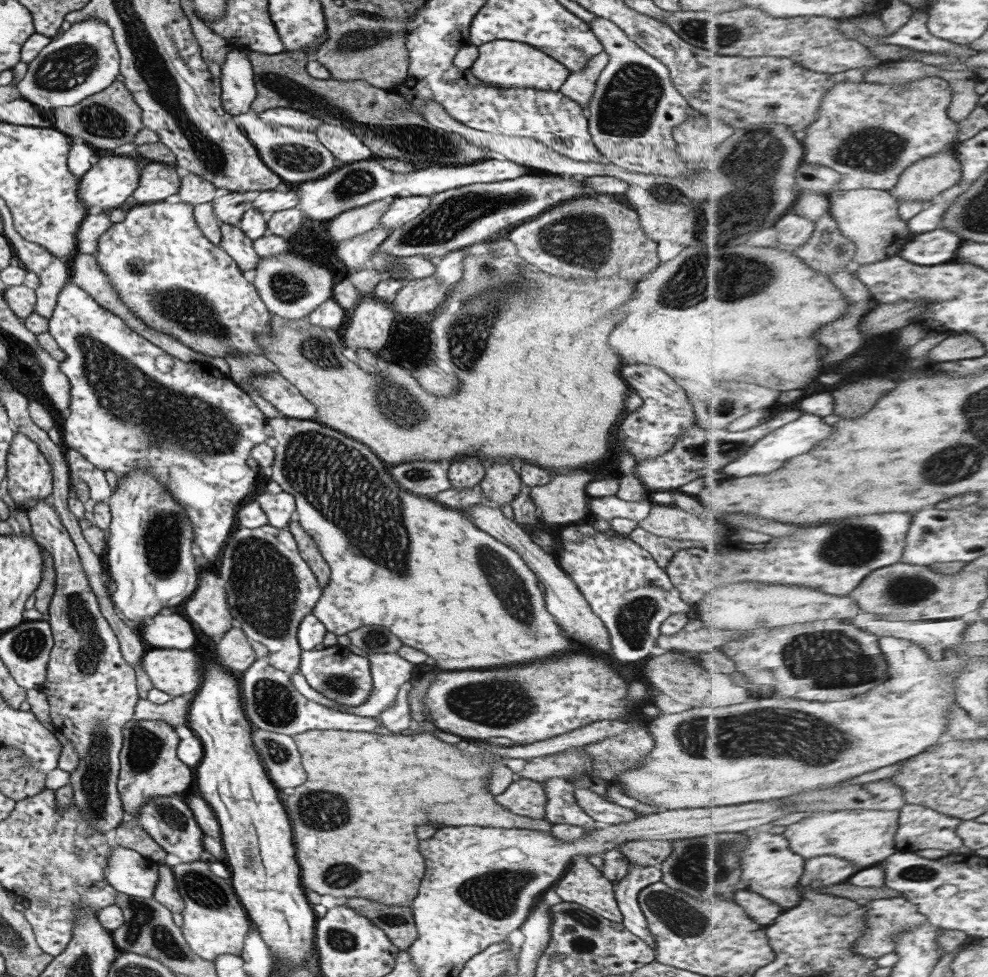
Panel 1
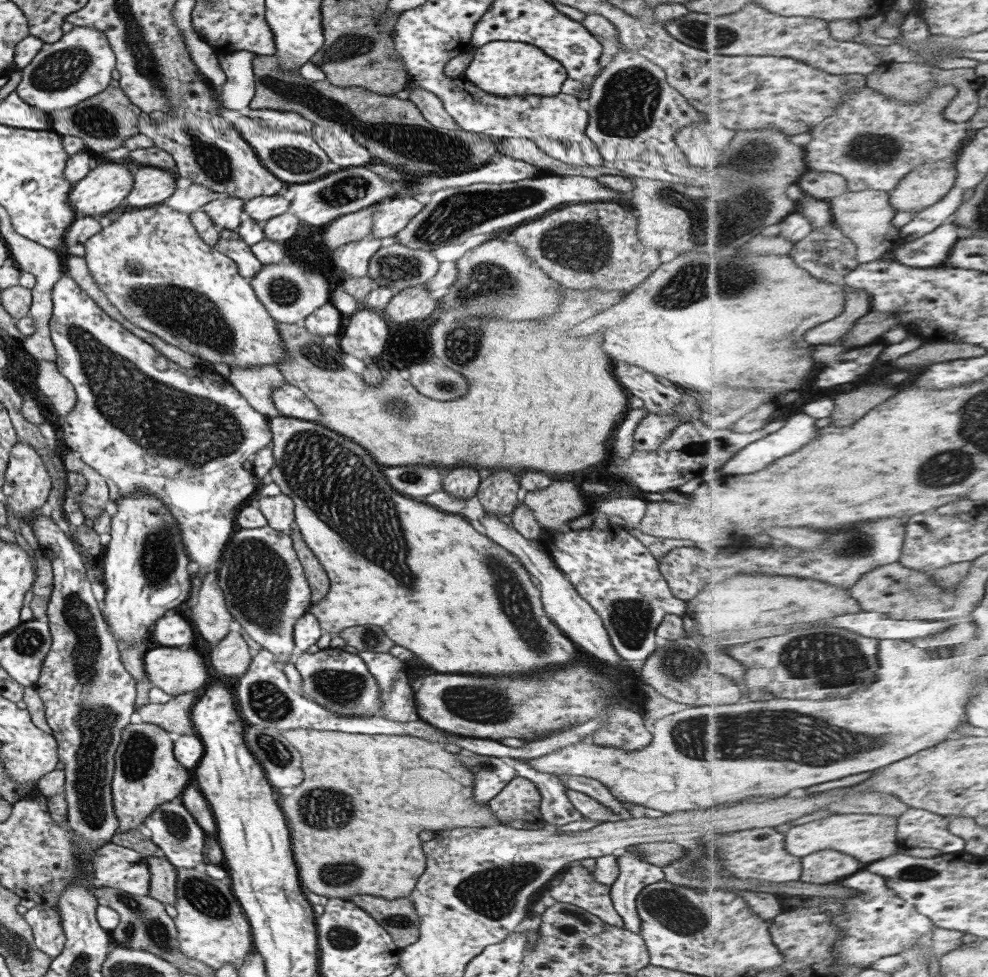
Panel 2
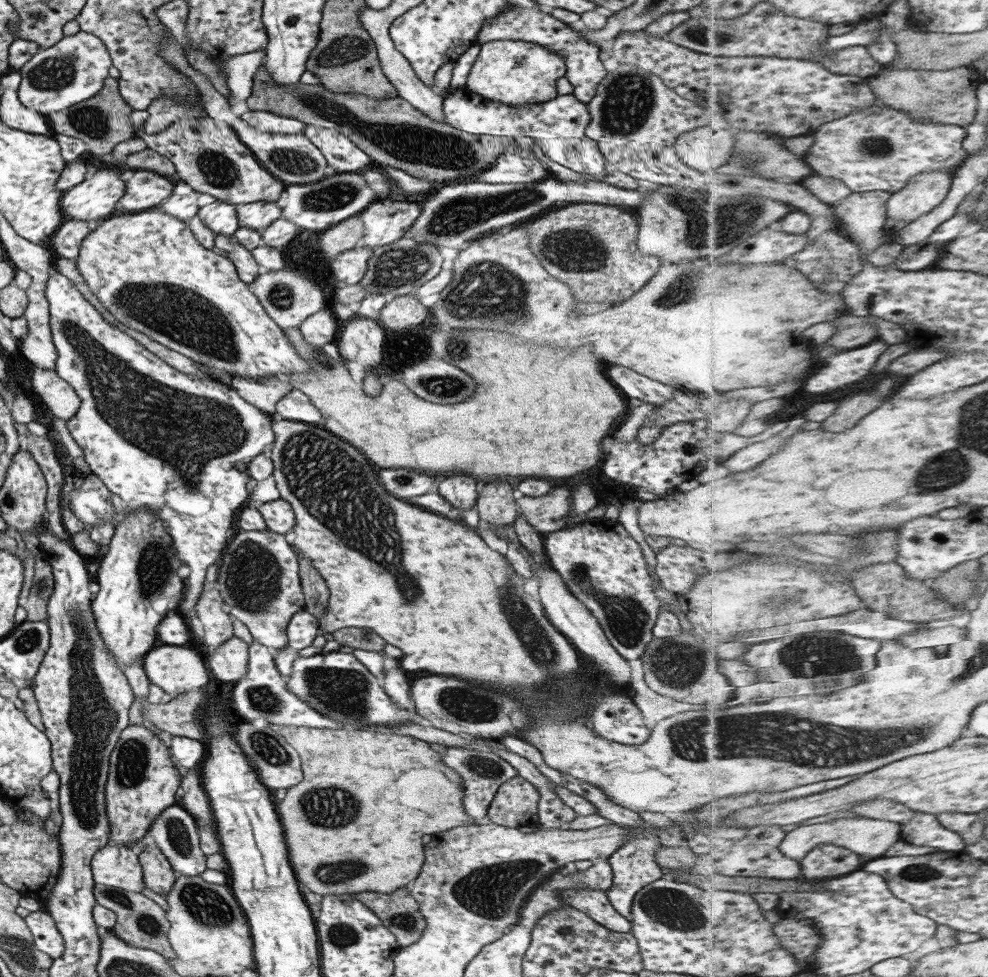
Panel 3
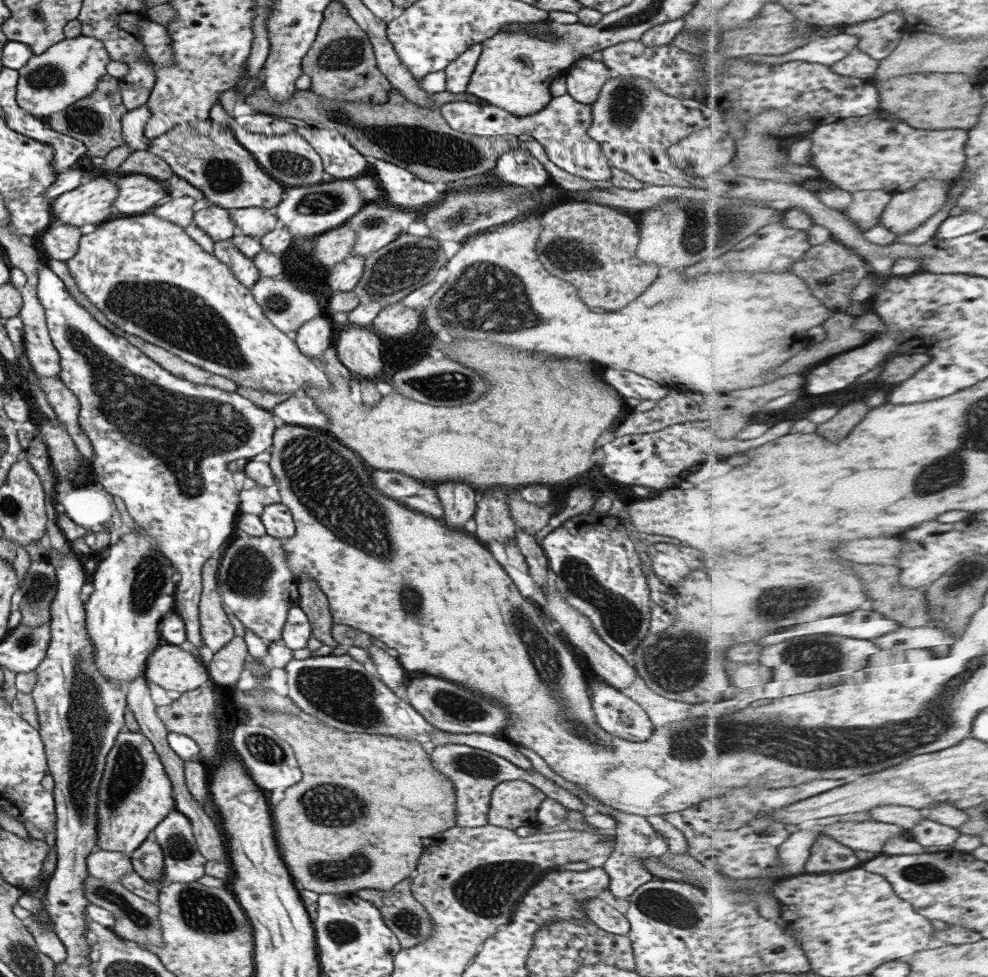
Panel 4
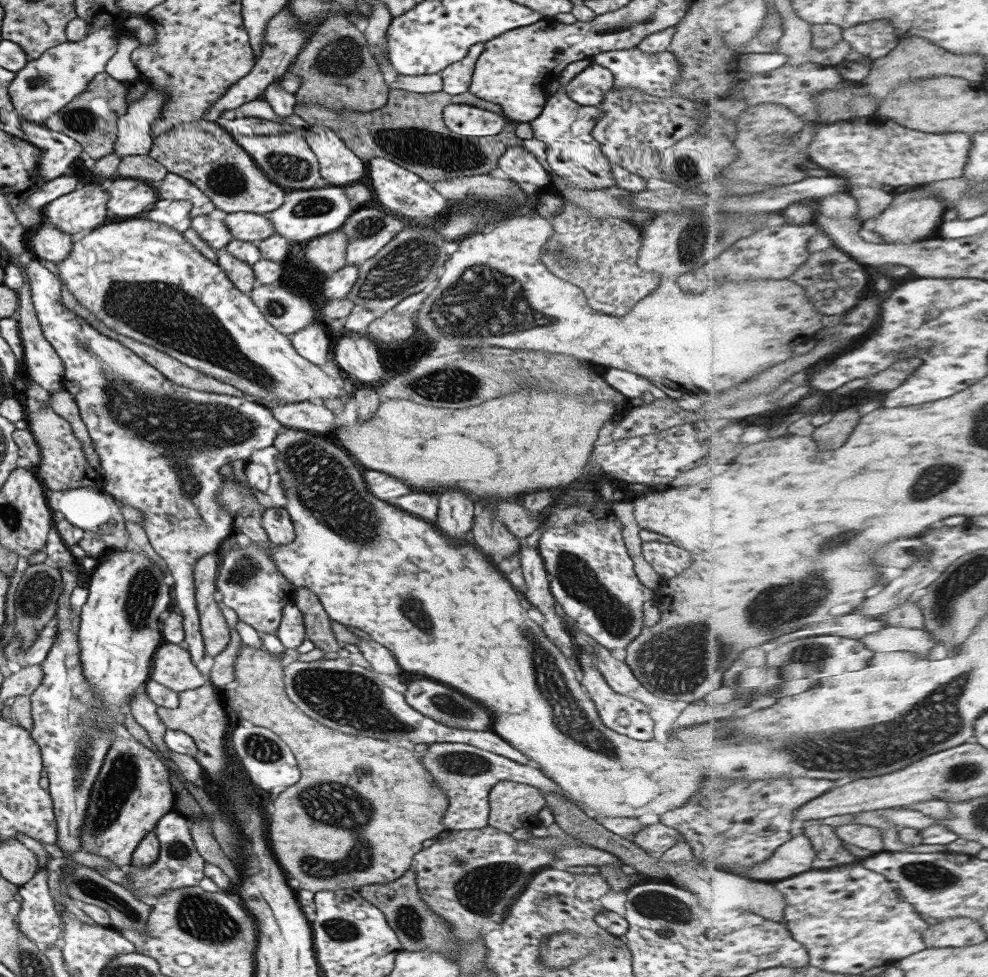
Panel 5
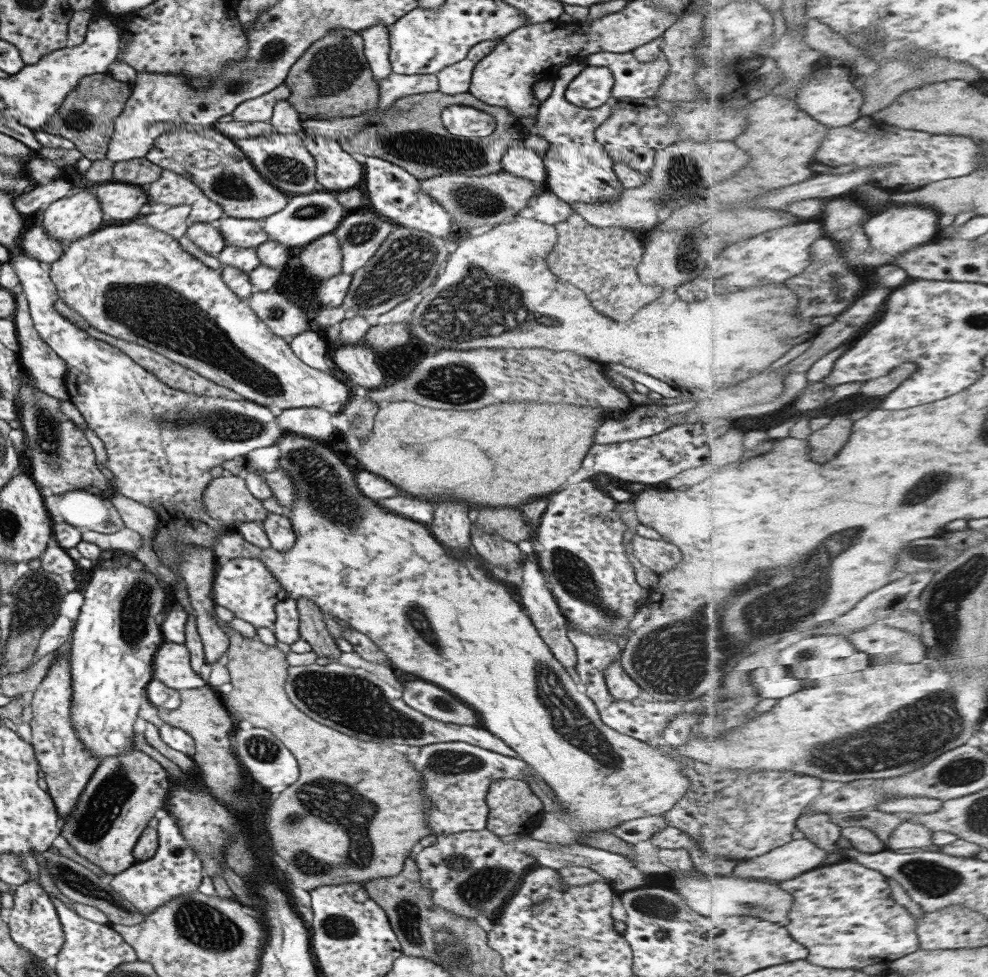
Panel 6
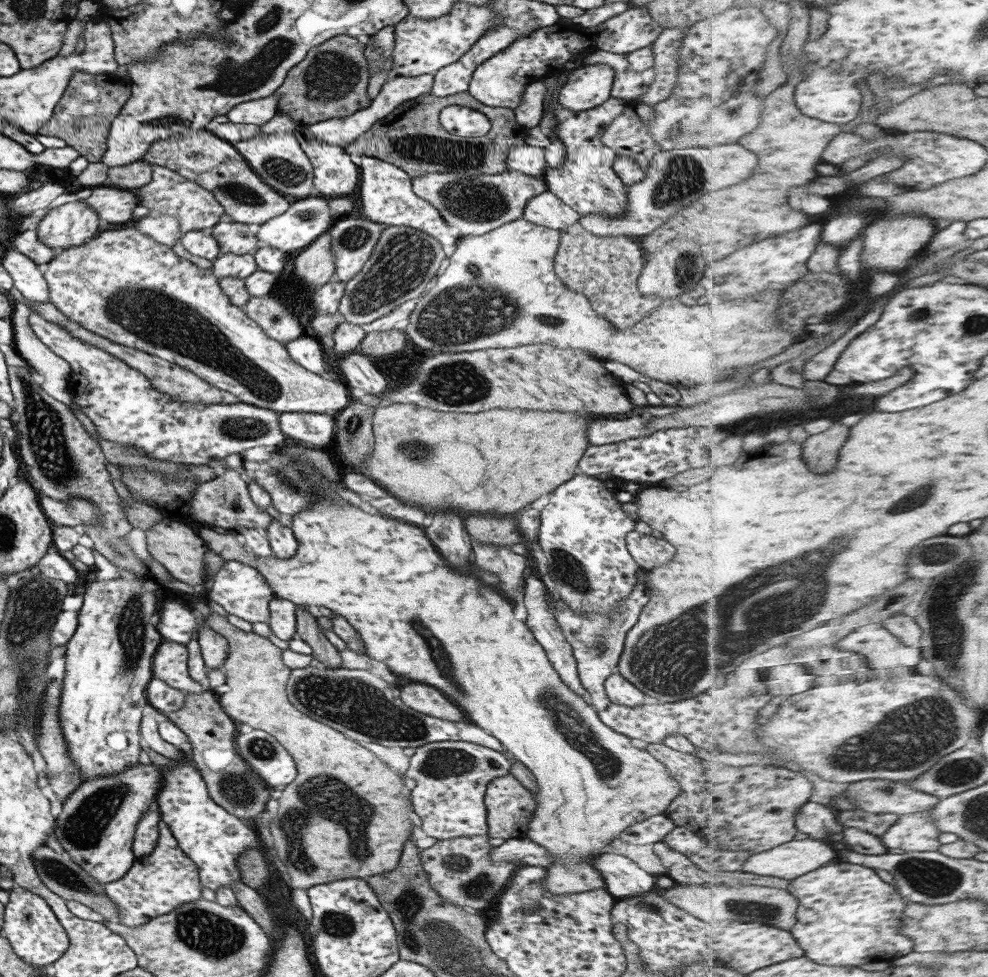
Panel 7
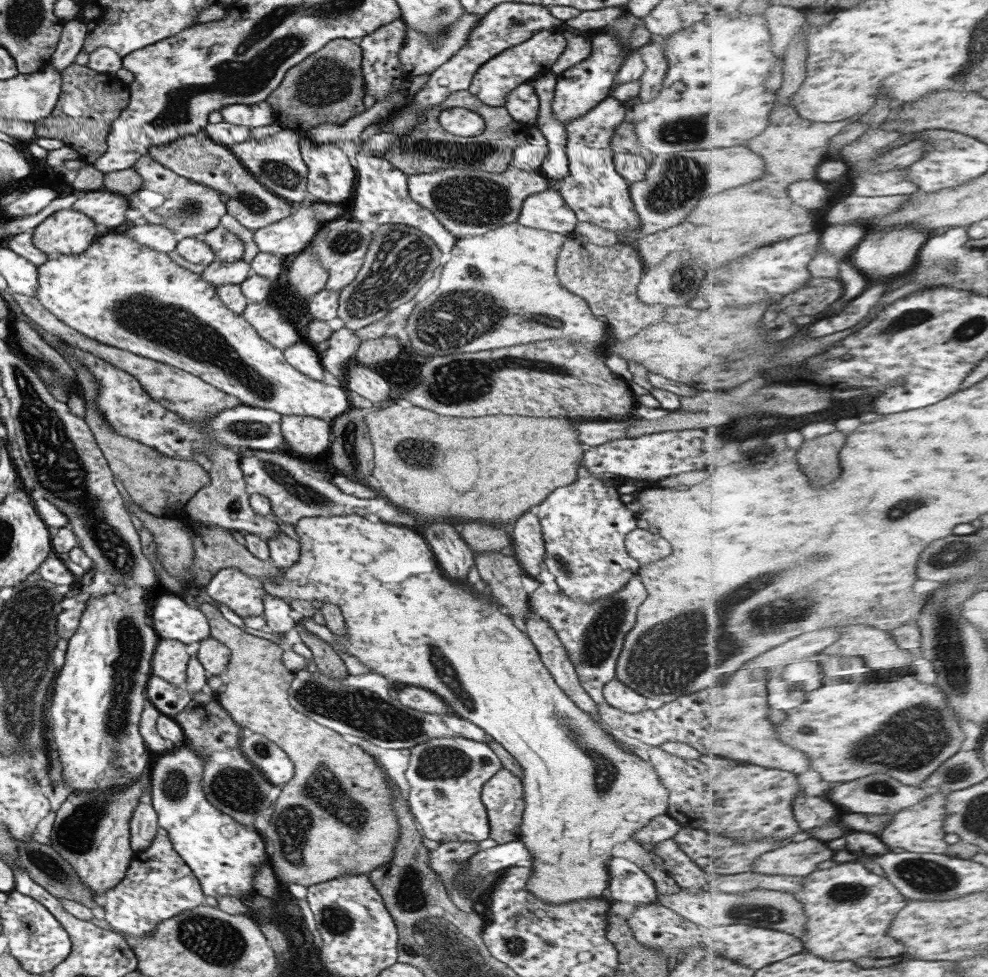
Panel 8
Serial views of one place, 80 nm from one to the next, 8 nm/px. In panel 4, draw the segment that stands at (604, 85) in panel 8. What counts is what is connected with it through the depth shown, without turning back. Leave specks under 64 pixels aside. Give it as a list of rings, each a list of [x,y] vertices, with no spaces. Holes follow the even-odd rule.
[[[583,55],[566,70],[566,93],[581,104],[590,105],[597,97],[603,83],[613,76],[601,61]]]

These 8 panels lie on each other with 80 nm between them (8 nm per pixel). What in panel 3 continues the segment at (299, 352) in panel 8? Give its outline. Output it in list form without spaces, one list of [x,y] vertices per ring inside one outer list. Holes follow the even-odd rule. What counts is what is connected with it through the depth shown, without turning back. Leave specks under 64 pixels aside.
[[[326,304],[311,316],[308,316],[298,326],[298,329],[312,348],[319,348],[335,338],[337,319],[334,317],[329,304]]]

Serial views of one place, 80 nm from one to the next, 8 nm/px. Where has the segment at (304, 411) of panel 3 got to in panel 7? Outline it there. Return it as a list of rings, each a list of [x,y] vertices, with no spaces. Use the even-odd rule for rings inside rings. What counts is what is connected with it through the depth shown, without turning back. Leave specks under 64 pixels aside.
[[[316,412],[281,413],[278,417],[283,436],[306,447],[320,449],[333,442],[335,416]]]

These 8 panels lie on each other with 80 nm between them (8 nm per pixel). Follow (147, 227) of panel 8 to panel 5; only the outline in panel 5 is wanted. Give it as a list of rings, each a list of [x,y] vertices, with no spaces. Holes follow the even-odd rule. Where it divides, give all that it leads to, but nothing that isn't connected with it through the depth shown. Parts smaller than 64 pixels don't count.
[[[173,200],[165,208],[149,208],[143,213],[139,213],[135,218],[143,218],[143,220],[151,220],[151,222],[157,222],[157,224],[163,224],[163,226],[169,226],[171,230],[183,233],[190,226],[190,208],[191,203],[187,200]]]

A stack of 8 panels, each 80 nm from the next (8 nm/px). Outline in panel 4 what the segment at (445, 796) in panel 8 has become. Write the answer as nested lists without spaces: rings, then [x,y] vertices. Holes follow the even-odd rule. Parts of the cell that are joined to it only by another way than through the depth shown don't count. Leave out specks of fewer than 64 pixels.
[[[451,744],[435,746],[428,754],[433,765],[441,776],[447,778],[455,789],[455,827],[476,827],[486,824],[486,816],[493,787],[499,782],[521,780],[538,788],[545,797],[556,800],[561,806],[582,812],[583,804],[573,793],[557,786],[553,781],[531,770],[525,771],[507,762],[499,755],[485,752],[465,745]]]

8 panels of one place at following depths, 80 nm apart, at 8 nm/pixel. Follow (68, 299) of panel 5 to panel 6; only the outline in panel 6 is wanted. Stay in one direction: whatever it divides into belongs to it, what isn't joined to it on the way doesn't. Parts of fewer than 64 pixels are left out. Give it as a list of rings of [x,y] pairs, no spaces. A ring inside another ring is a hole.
[[[61,300],[55,302],[54,310],[57,311],[59,316],[65,317],[69,322],[76,324],[81,330],[84,330],[89,337],[96,338],[97,340],[106,342],[115,348],[118,348],[121,352],[127,354],[129,358],[132,358],[139,366],[142,366],[148,373],[155,375],[163,384],[166,384],[169,388],[174,388],[183,392],[188,392],[191,394],[196,394],[197,396],[206,396],[206,397],[215,397],[215,398],[226,398],[226,399],[235,399],[241,398],[237,395],[236,392],[225,388],[224,386],[216,385],[214,382],[208,381],[206,378],[199,376],[193,370],[185,368],[168,358],[165,358],[162,354],[156,353],[154,350],[151,350],[149,347],[144,347],[143,345],[124,341],[120,338],[115,338],[105,334],[104,332],[98,331],[96,328],[93,328],[87,321],[84,321],[83,317],[80,317],[79,313],[76,313],[75,310],[71,310],[67,304],[63,304]]]

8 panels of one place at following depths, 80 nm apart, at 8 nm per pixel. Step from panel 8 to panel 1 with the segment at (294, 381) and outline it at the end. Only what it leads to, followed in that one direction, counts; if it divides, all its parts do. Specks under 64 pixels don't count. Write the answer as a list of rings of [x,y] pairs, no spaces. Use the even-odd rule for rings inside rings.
[[[166,200],[131,208],[125,212],[122,222],[111,224],[99,236],[94,257],[115,287],[123,306],[127,306],[131,314],[150,329],[168,334],[207,357],[224,358],[231,353],[262,355],[262,348],[254,338],[268,333],[270,313],[254,286],[241,275],[237,263],[223,249],[203,237],[195,224],[193,207],[189,203]]]

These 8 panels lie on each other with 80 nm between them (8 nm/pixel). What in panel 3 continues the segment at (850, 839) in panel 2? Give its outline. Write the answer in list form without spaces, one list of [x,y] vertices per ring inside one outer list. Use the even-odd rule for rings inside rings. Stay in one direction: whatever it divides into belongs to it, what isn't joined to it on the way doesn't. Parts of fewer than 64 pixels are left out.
[[[841,815],[830,817],[824,823],[812,825],[801,825],[796,829],[786,833],[780,845],[781,852],[789,858],[801,862],[812,850],[820,844],[835,844],[853,850],[859,856],[871,856],[871,858],[881,858],[885,852],[902,838],[902,825],[898,822],[881,820],[876,818],[843,818]]]

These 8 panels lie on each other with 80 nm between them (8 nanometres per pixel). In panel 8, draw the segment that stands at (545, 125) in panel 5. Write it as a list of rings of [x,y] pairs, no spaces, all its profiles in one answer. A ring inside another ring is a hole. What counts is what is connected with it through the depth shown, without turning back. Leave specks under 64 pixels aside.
[[[605,97],[582,117],[577,117],[564,124],[566,145],[564,154],[567,156],[569,174],[559,180],[549,179],[551,189],[557,191],[565,204],[574,212],[577,222],[589,222],[591,226],[603,231],[615,233],[619,243],[635,247],[635,237],[641,222],[631,203],[629,190],[625,180],[615,173],[612,164],[610,136],[624,118],[625,109],[621,101],[613,97]]]

